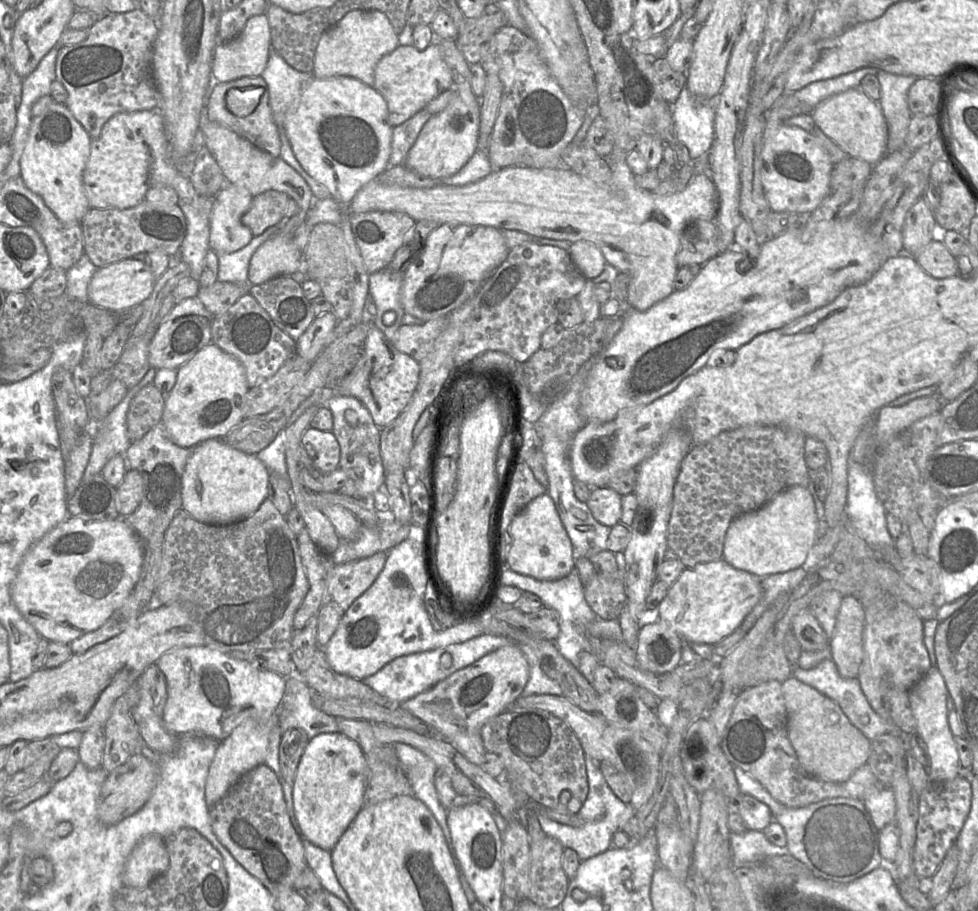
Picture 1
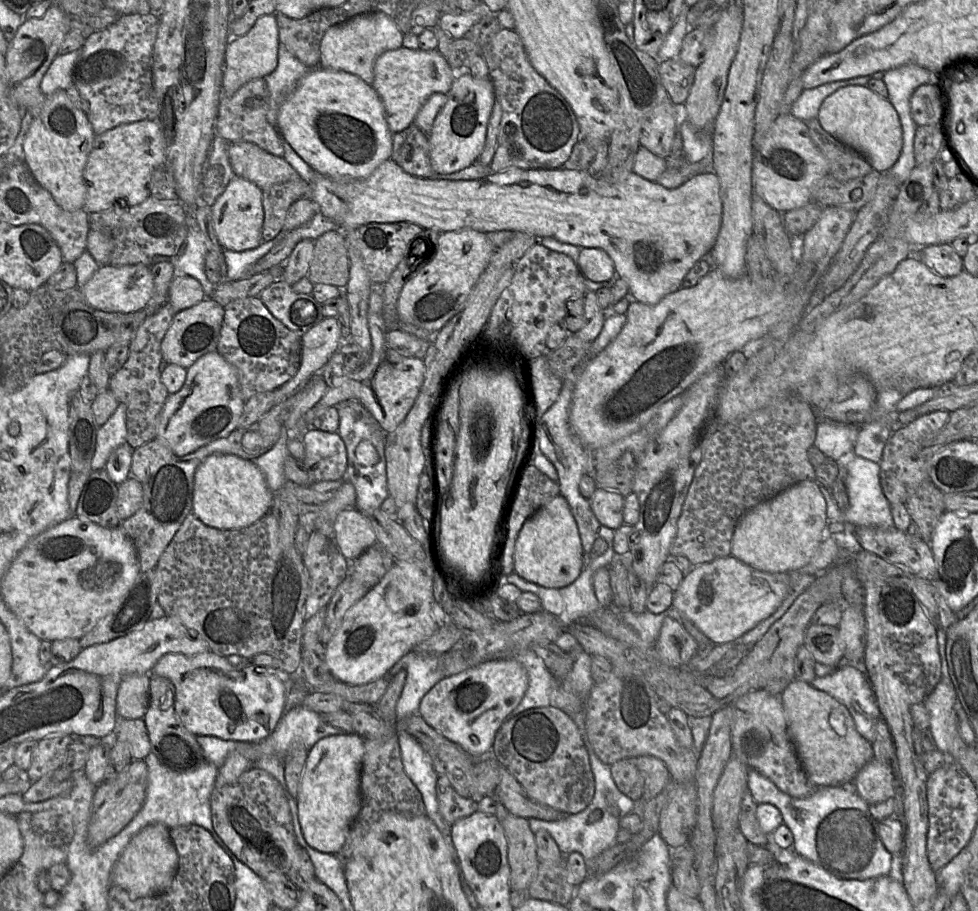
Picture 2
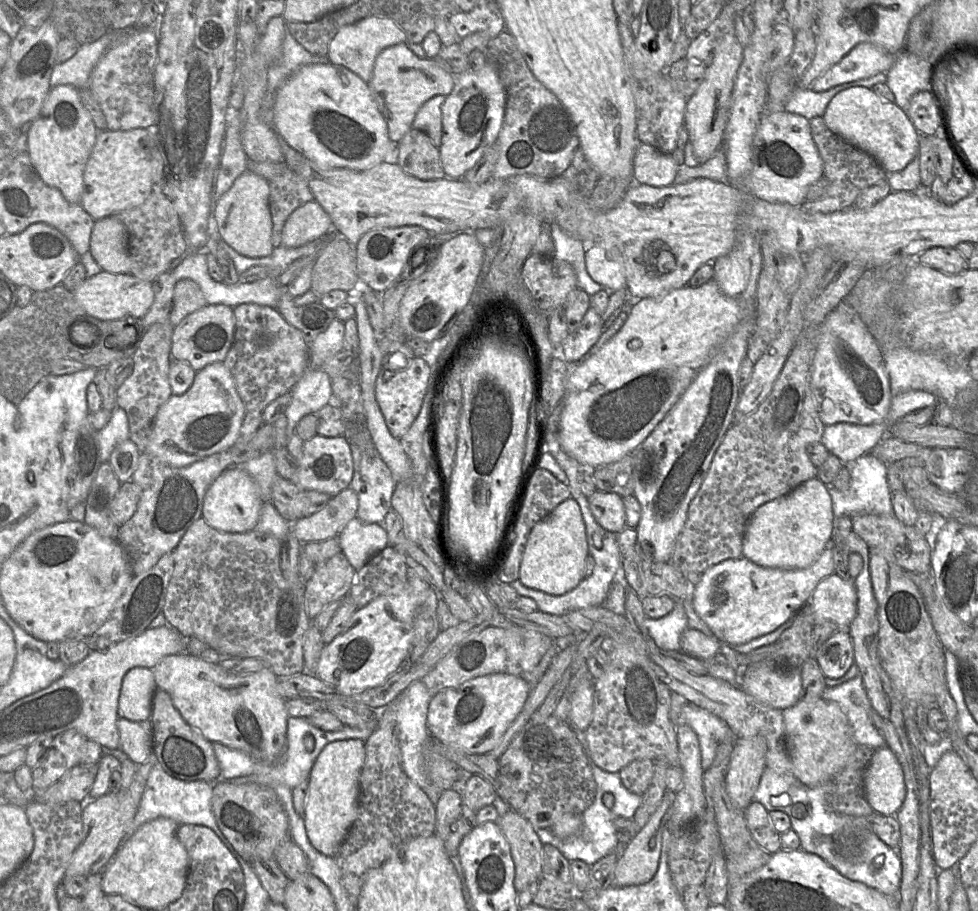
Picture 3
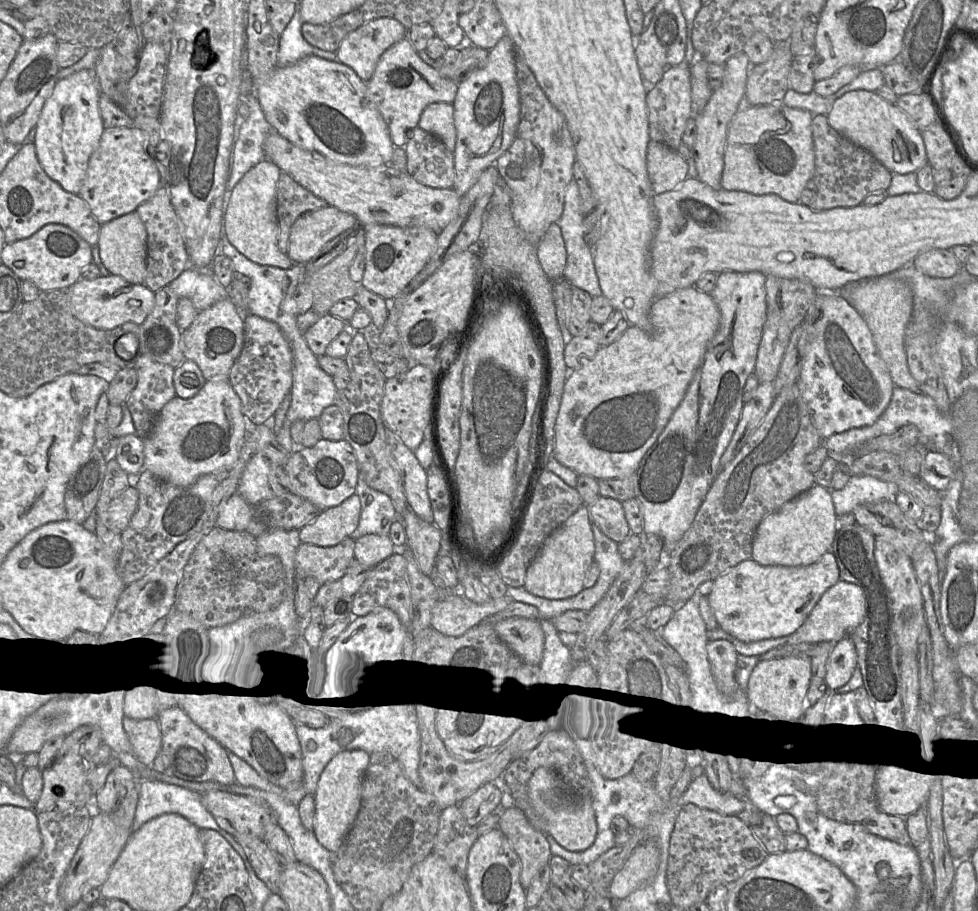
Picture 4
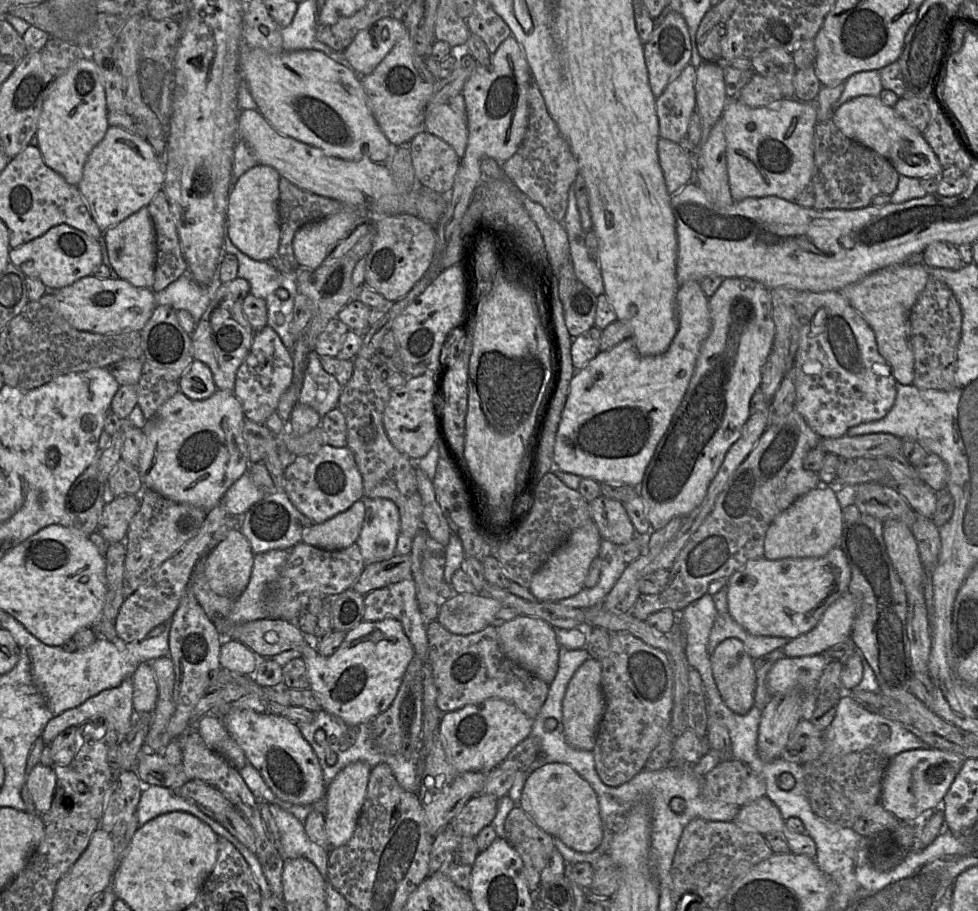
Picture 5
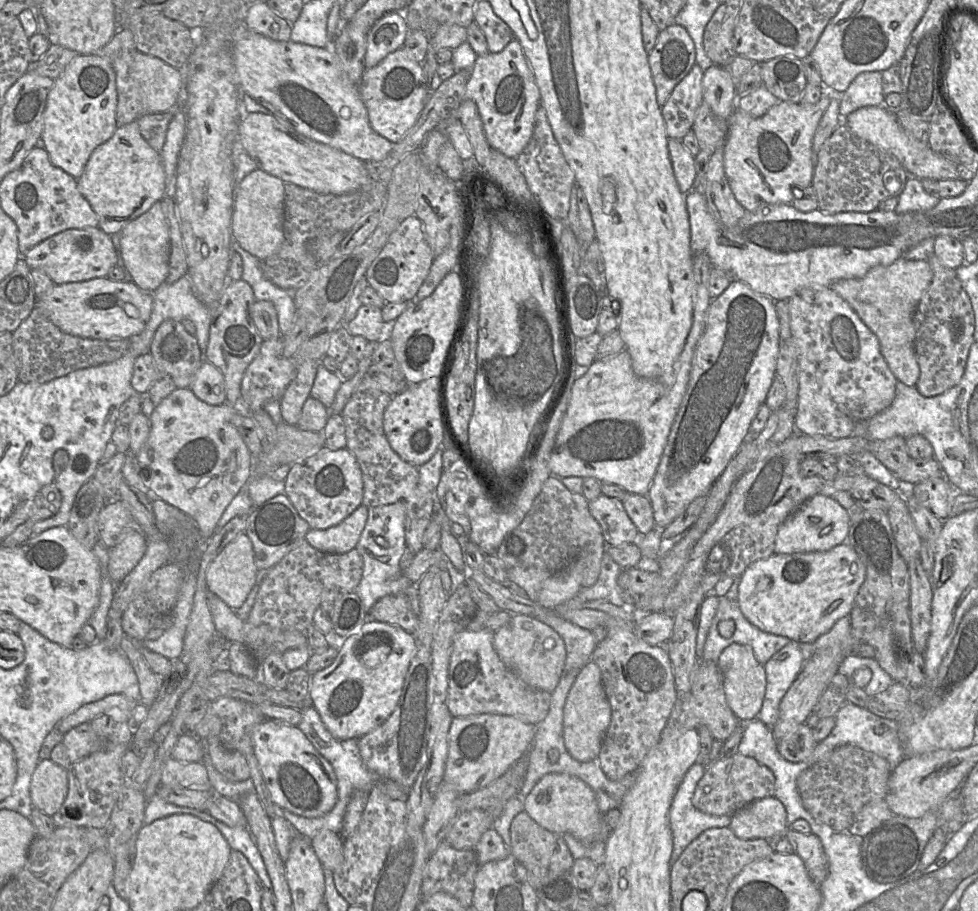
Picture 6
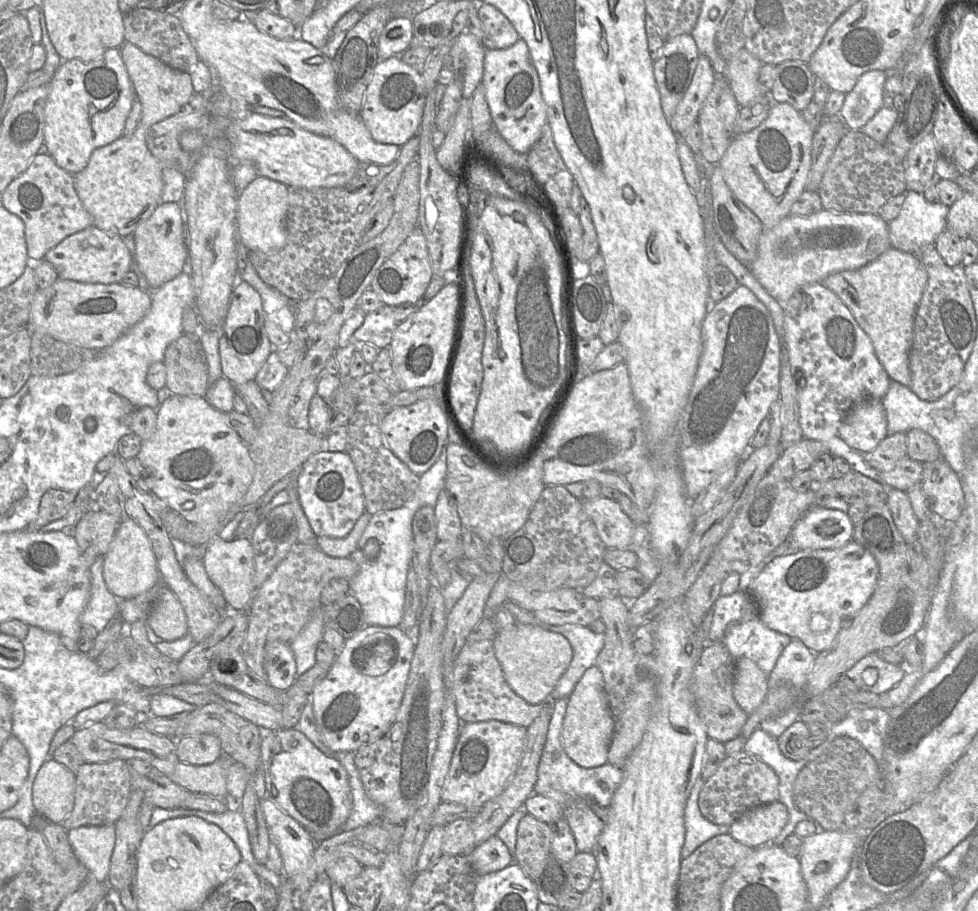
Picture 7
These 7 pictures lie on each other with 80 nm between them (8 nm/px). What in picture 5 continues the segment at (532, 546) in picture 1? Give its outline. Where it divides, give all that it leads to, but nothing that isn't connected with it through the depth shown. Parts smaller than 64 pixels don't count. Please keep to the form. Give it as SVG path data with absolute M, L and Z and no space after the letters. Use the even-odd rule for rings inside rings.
M592 519L578 527L533 575L531 593L541 602L557 602L580 593L585 588L591 563L599 555L600 541L600 532Z

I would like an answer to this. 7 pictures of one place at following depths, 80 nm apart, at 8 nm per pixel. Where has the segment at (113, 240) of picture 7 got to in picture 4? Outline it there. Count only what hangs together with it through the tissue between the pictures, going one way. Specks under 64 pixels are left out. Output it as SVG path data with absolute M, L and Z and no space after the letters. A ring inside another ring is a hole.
M47 224L29 238L6 243L1 264L12 270L22 281L31 281L40 291L67 290L79 281L82 269L92 263L92 246L76 232L62 224Z

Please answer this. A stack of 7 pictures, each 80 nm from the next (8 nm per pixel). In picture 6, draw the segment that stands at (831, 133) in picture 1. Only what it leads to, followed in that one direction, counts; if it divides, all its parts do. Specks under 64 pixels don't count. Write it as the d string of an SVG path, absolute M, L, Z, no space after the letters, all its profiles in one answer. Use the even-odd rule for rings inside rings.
M881 106L859 108L850 113L844 124L859 138L895 156L909 176L923 179L959 179L957 166L934 152L928 144L912 139L901 127L896 116Z

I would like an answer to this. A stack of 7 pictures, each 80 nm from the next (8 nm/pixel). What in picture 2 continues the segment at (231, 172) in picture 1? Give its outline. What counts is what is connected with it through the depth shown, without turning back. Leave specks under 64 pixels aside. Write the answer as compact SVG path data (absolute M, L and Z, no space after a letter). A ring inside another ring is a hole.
M229 142L228 156L235 177L245 178L262 190L300 179L283 157L274 156L251 142Z

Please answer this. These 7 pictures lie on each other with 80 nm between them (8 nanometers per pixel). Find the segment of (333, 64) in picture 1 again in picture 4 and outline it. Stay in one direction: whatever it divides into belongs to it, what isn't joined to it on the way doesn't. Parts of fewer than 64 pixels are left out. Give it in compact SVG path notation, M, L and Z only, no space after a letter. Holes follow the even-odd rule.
M392 18L374 19L348 34L336 51L342 63L367 83L381 55L406 36L405 27Z

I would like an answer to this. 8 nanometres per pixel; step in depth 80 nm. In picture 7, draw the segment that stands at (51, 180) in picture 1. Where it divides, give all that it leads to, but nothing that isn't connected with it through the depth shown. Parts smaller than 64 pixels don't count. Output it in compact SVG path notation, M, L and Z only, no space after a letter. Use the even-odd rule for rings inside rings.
M119 48L109 49L103 54L101 58L93 61L82 61L80 59L63 60L49 84L49 93L45 105L45 127L43 144L47 146L49 155L53 157L59 167L71 175L79 173L87 166L89 159L95 149L111 144L123 135L125 122L131 110L134 99L135 91L133 84L123 62Z

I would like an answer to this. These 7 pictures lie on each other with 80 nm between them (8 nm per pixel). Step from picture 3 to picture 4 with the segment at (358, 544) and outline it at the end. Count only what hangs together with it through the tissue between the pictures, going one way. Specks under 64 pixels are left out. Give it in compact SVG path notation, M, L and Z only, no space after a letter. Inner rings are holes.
M367 534L355 539L354 560L370 570L395 552L389 535Z

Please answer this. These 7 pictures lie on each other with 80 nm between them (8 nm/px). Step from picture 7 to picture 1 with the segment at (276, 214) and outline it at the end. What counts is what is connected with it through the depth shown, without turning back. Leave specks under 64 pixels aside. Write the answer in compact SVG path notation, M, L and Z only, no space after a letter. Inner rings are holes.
M226 183L213 199L210 216L209 248L217 254L232 253L254 237L242 222L253 195L243 186Z

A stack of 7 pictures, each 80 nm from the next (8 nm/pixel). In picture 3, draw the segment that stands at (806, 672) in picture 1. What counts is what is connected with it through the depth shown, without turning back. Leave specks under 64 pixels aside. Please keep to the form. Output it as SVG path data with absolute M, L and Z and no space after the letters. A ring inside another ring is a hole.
M861 674L842 684L826 687L823 697L839 704L849 720L854 739L861 748L878 750L887 746L885 737L873 725L873 707Z

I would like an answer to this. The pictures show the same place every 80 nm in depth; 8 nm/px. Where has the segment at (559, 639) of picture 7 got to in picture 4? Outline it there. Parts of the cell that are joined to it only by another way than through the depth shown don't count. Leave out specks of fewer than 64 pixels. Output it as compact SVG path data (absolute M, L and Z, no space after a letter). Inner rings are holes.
M512 617L495 624L499 638L519 655L545 663L545 637L540 620Z

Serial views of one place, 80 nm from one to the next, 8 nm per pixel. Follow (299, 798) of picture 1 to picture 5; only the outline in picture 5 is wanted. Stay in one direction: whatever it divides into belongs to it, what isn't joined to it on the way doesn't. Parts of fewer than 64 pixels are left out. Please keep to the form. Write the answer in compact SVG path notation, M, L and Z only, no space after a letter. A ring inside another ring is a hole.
M353 762L343 768L331 782L327 783L323 797L324 820L331 848L338 848L351 839L363 808L371 768L367 762Z

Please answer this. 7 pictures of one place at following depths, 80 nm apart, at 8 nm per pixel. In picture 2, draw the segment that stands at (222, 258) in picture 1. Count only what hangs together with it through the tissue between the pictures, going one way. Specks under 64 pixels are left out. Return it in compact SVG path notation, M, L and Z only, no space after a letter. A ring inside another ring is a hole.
M263 241L258 247L241 252L224 249L223 254L227 266L226 280L236 281L247 278L249 269L266 255L275 241Z

